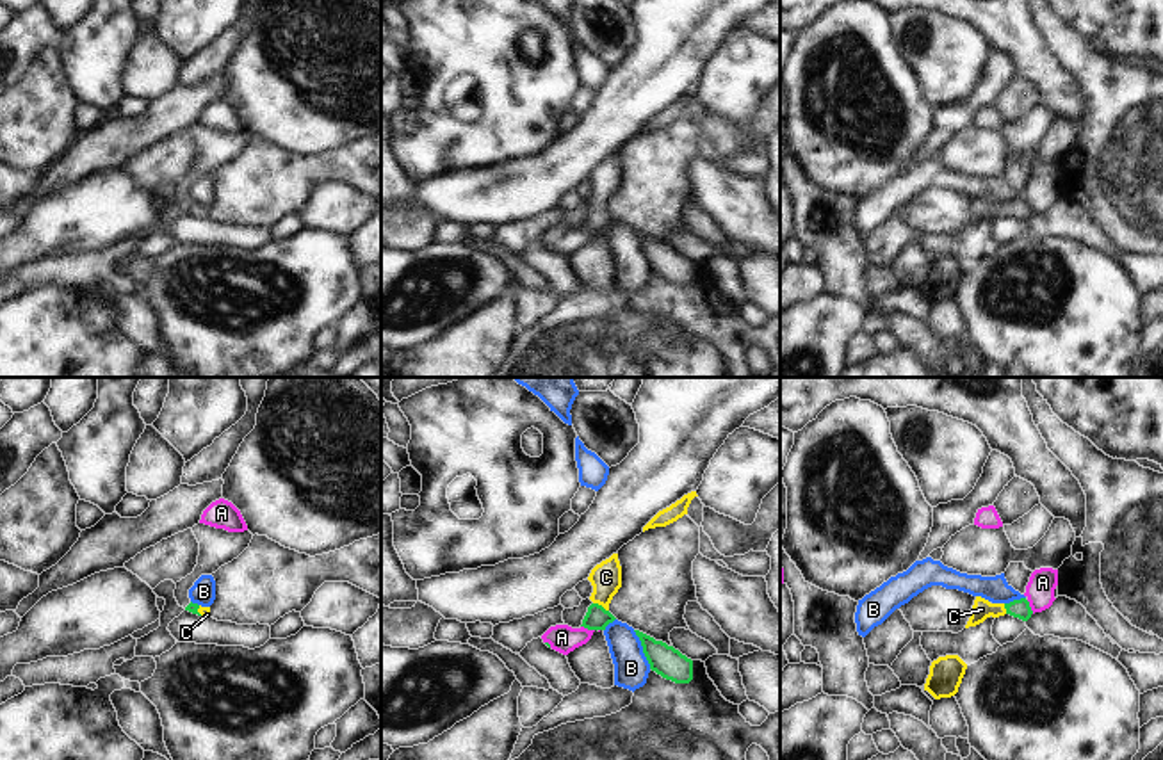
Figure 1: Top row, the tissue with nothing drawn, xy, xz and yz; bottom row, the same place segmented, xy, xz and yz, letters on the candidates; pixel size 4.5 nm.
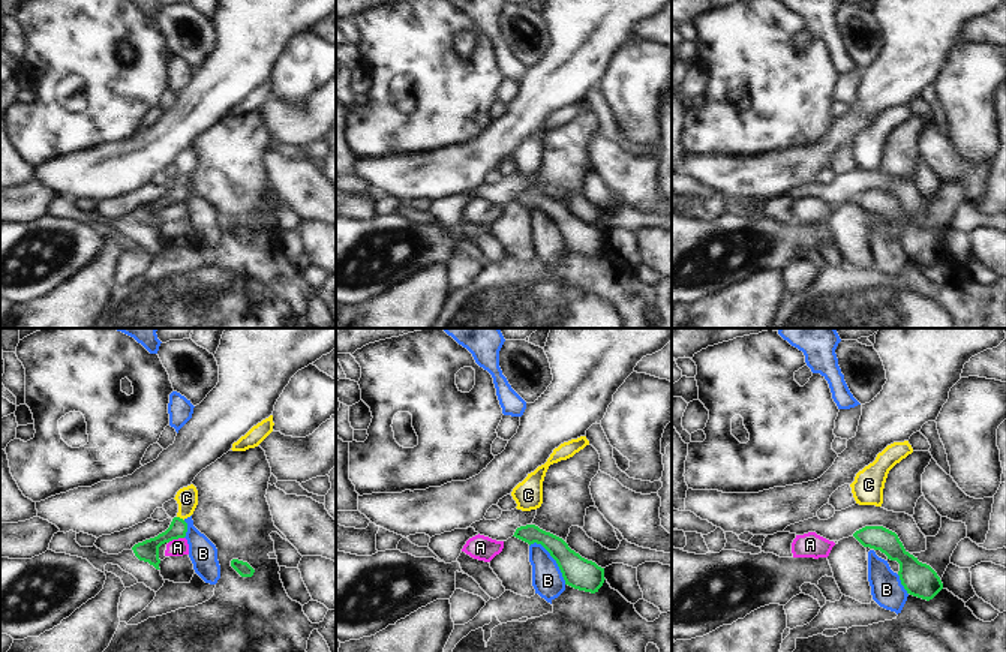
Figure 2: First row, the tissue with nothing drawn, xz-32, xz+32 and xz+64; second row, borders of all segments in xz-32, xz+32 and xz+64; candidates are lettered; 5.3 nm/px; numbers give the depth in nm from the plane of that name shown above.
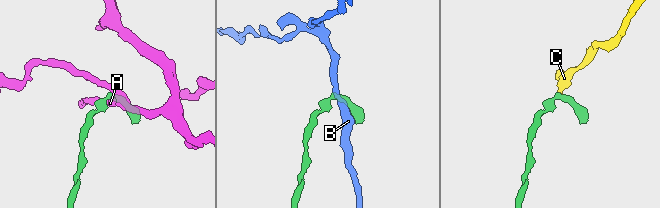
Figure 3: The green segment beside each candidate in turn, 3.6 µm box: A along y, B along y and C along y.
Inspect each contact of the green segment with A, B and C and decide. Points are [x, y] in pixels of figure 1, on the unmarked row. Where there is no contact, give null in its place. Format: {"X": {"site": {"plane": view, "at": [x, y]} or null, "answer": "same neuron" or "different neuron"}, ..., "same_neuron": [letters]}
{"A": {"site": {"plane": "xz", "at": [588, 230]}, "answer": "different neuron"}, "B": {"site": {"plane": "xz", "at": [643, 251]}, "answer": "different neuron"}, "C": {"site": {"plane": "xz", "at": [601, 207]}, "answer": "same neuron"}, "same_neuron": ["C"]}

